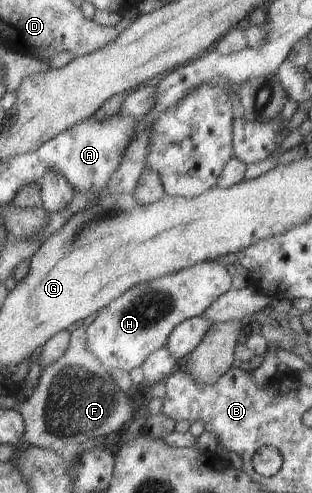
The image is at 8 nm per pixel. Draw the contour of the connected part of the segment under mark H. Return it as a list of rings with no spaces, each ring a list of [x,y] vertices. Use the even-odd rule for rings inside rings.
[[[216,260],[200,262],[179,272],[135,284],[97,311],[94,320],[86,327],[87,350],[99,360],[105,372],[129,372],[140,366],[153,350],[164,346],[176,324],[200,316],[215,298],[230,288],[227,269]]]

